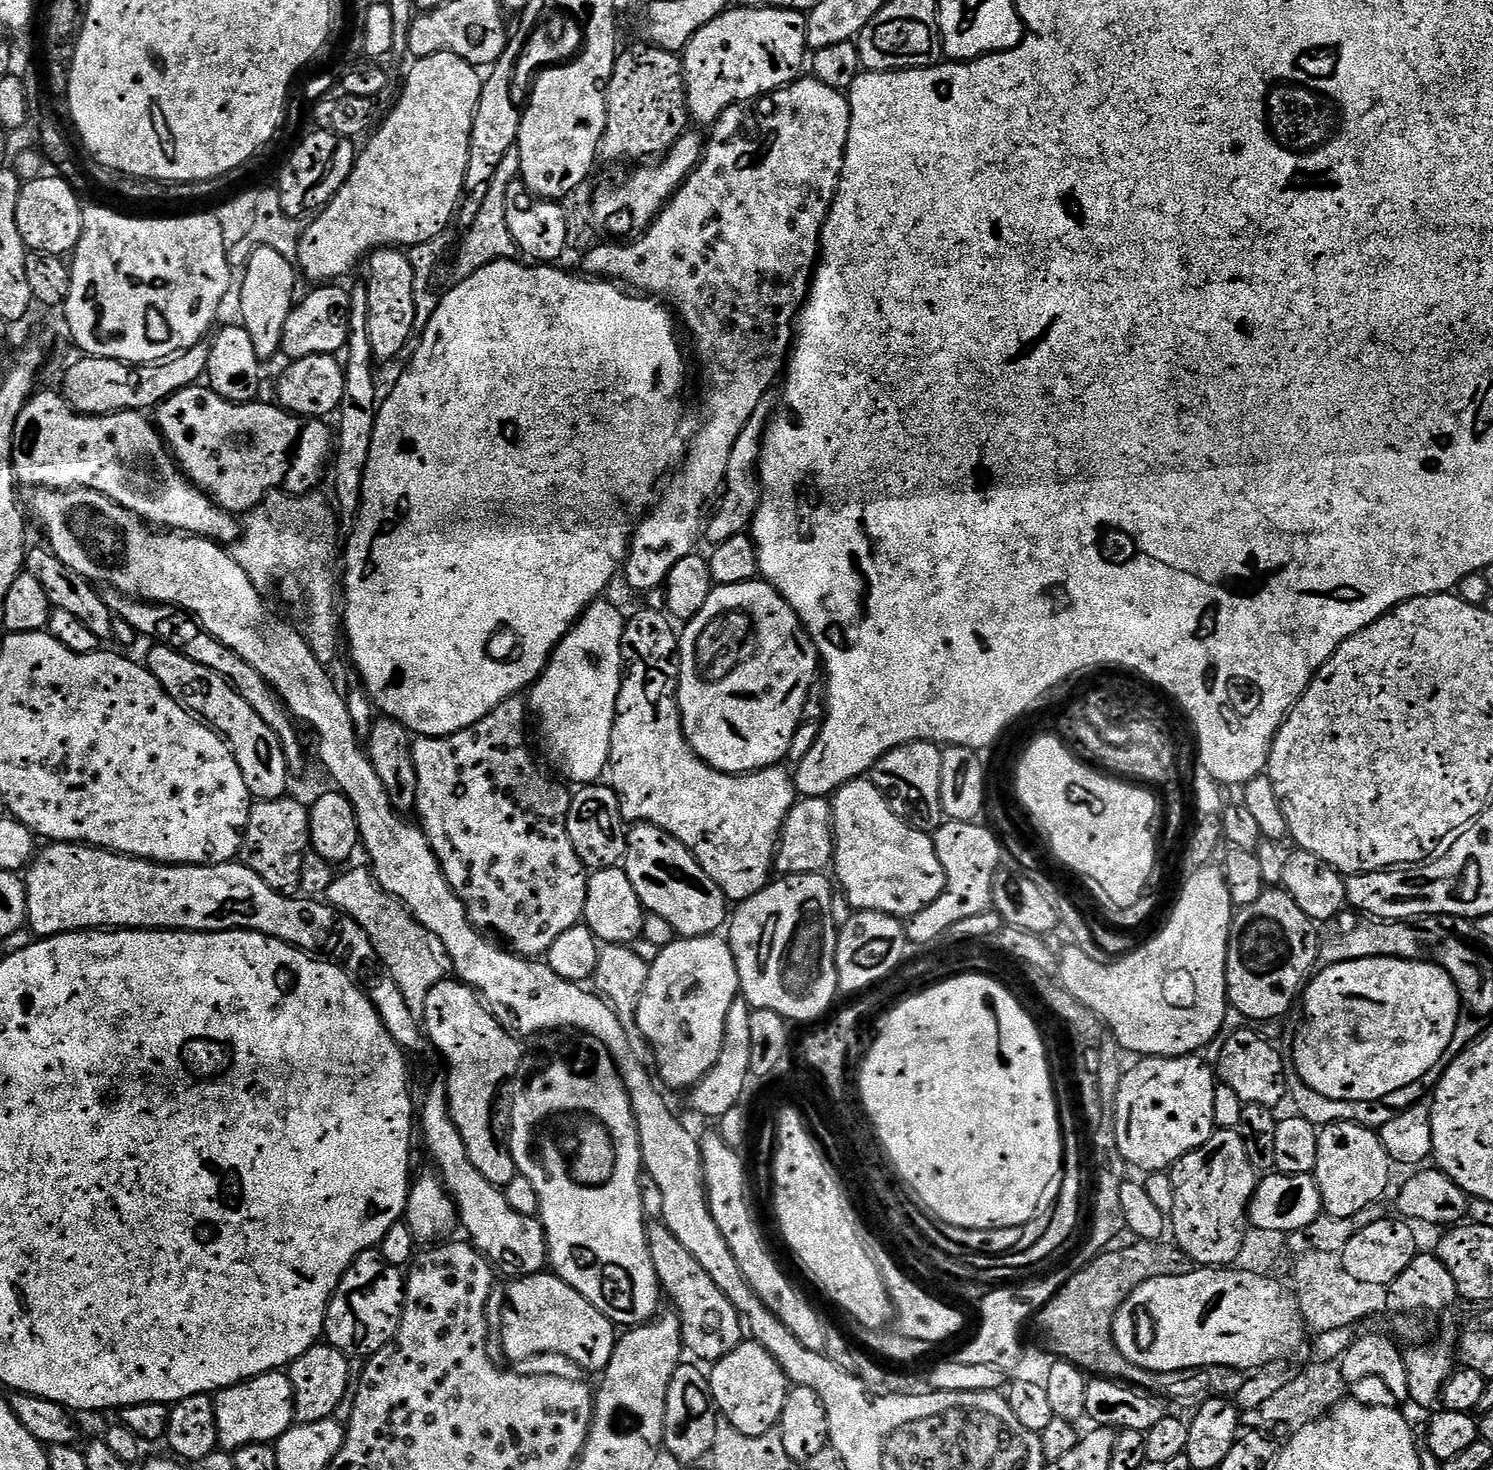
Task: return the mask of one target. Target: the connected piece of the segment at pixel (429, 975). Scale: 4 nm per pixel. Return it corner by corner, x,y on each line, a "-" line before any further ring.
367,867
341,871
328,888
326,900
336,911
344,913
366,930
381,965
388,969
390,978
398,982
398,990
402,990
410,1014
423,1017
426,994
430,994
430,990
434,990
434,986
438,986
438,982
450,972
448,951
439,938
423,928
411,912
377,882

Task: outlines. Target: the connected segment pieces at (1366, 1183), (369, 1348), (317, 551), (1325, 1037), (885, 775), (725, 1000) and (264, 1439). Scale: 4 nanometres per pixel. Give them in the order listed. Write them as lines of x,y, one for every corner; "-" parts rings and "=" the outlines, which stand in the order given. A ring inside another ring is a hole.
1350,1122
1327,1124
1319,1129
1319,1134
1318,1162
1314,1175
1322,1194
1324,1212
1334,1218
1350,1218
1372,1204
1381,1203
1385,1199
1384,1191
1392,1180
1394,1165
1379,1135
1373,1129
=
378,1250
363,1252
341,1278
324,1319
327,1343
349,1358
367,1358
393,1340
404,1312
404,1286
401,1269
390,1266
=
272,489
268,495
264,498
263,502
259,504
256,508
252,509
249,513
245,515
242,522
241,537
239,540
235,541
234,544
234,554
238,562
238,566
242,567
246,571
247,577
250,578
250,582
254,582
256,589
258,589
261,594
269,594
268,592
277,588
278,584
282,583
283,588
294,597
300,598
305,602
306,608
308,610
308,626
304,628
304,633
307,638
308,645
314,652
314,656
321,662
325,667
331,667
332,663
335,662
338,656
338,648
341,644
342,646
342,624
340,621
340,614
338,611
338,585
340,582
340,561
342,558
342,548
341,545
338,546
338,540
340,540
339,533
339,515
337,509
333,506
333,503
319,492
309,493
307,496
295,496
291,493
287,493
281,489
=
1379,956
1378,958
1362,958
1354,962
1342,962
1329,968
1321,967
1307,981
1302,992
1302,1004
1304,1000
1304,1021
1300,1024
1300,1033
1292,1044
1292,1060
1296,1063
1295,1075
1299,1076
1302,1083
1322,1094
1322,1098
1334,1098
1338,1102
1370,1102
1371,1100
1387,1101
1388,1096
1416,1084
1436,1063
1444,1060
1446,1050
1450,1046
1450,1038
1454,1038
1454,1030
1461,1027
1460,1007
1462,1001
1456,984
1450,978
1450,974
1443,966
1429,962
1427,959
1399,960
1393,956
=
919,740
887,752
870,773
873,786
888,799
890,810
920,832
935,834
946,819
942,806
943,757
941,745
=
716,934
678,938
670,946
661,948
657,960
650,965
649,978
642,990
634,1020
652,1047
658,1076
660,1071
659,1079
664,1079
672,1088
688,1090
711,1070
714,1062
718,1062
718,1054
724,1041
726,1014
732,1003
738,999
740,979
732,947
728,945
727,939
=
283,1371
267,1372
253,1380
244,1380
215,1393
216,1421
220,1435
219,1447
235,1450
243,1444
275,1442
287,1428
292,1427
292,1383

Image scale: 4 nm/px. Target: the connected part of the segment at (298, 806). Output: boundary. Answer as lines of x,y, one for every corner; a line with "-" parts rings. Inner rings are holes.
285,794
277,800
256,800
253,803
239,855
242,863
254,870
254,874
258,874
266,886
278,890
284,896
296,896
301,891
303,860
312,842
309,805
300,800
291,800
290,797

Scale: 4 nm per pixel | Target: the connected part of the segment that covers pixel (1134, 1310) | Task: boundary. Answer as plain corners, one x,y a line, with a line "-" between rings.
1200,1266
1190,1274
1146,1281
1126,1298
1123,1306
1117,1312
1116,1319
1113,1322
1113,1337
1116,1340
1118,1350
1130,1362
1148,1371
1182,1373
1188,1369
1212,1368
1214,1366
1243,1370
1259,1369
1264,1364
1262,1363
1264,1347
1267,1344
1300,1344
1304,1340
1304,1330
1306,1331
1306,1323
1303,1314
1300,1312
1300,1303
1297,1297
1292,1292
1288,1293
1278,1281
1271,1280
1270,1277
1271,1275
1258,1272
1242,1272
1236,1266

